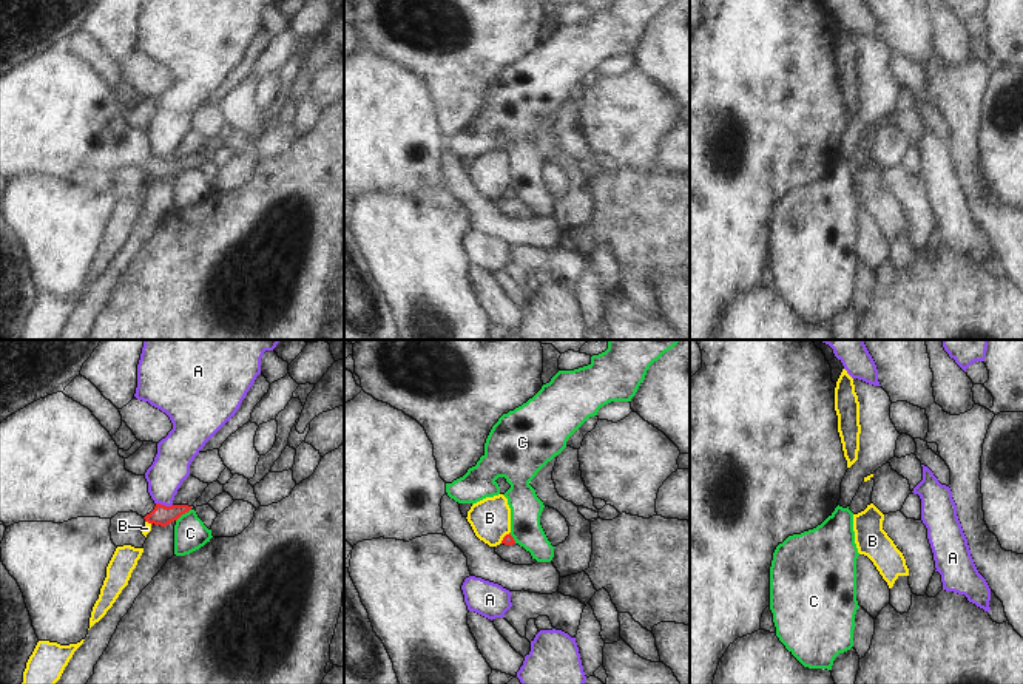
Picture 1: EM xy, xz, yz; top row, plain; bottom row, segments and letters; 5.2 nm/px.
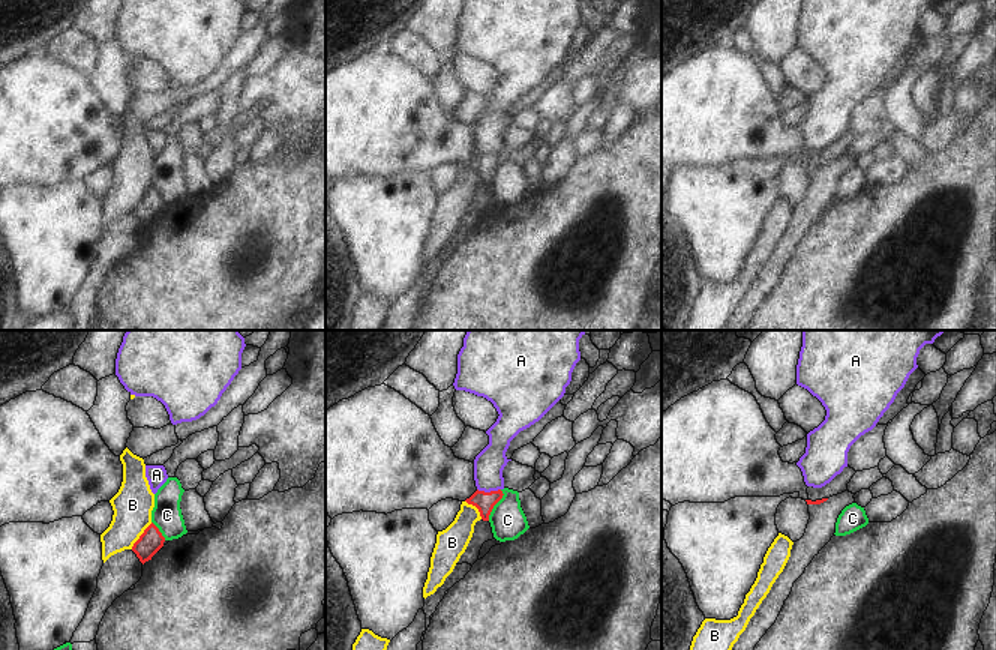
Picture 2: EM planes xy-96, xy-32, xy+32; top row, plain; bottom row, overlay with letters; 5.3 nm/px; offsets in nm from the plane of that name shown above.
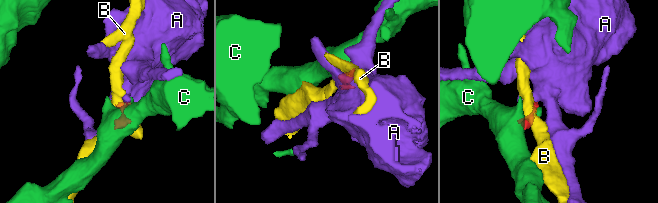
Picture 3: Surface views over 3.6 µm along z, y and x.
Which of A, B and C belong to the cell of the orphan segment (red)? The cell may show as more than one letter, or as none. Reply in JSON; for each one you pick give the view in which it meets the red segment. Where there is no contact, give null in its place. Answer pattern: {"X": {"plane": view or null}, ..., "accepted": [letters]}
{"accepted": []}

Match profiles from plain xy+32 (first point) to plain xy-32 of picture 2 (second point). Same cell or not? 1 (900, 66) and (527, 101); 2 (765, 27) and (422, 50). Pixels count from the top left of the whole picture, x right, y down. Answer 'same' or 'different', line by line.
1: same
2: different

